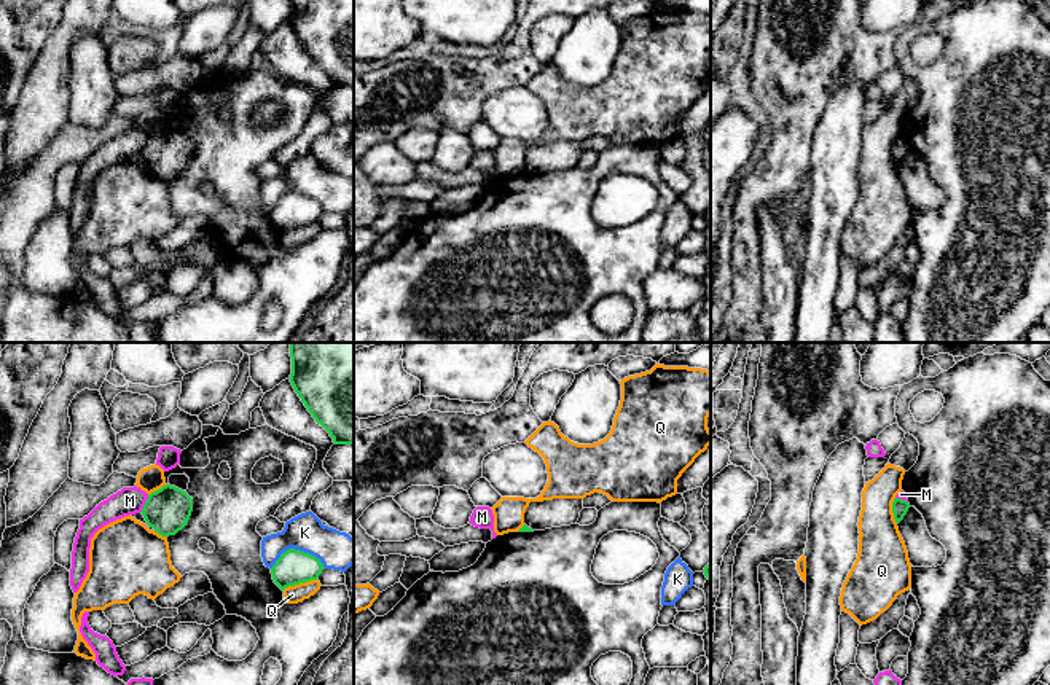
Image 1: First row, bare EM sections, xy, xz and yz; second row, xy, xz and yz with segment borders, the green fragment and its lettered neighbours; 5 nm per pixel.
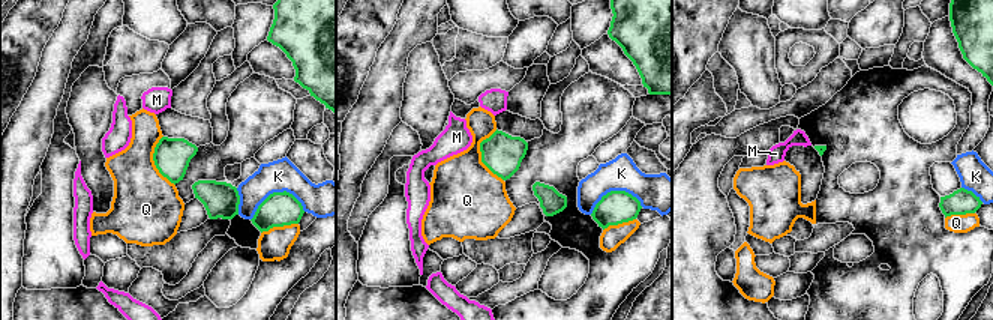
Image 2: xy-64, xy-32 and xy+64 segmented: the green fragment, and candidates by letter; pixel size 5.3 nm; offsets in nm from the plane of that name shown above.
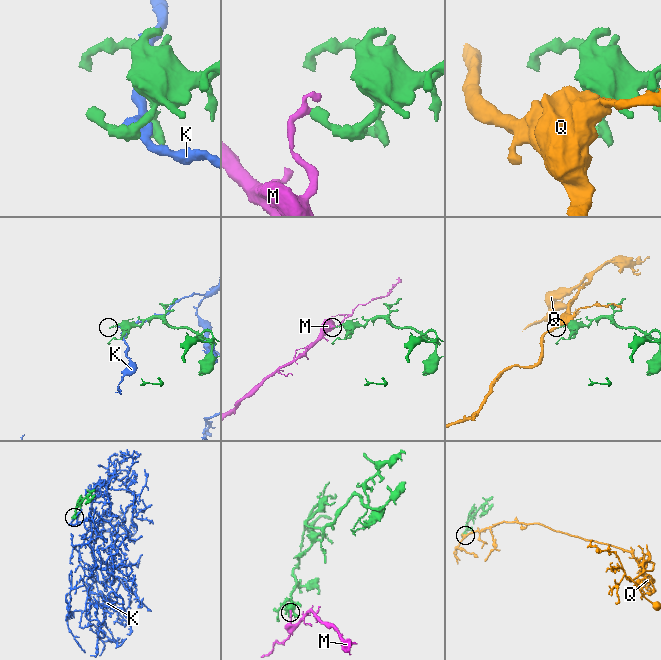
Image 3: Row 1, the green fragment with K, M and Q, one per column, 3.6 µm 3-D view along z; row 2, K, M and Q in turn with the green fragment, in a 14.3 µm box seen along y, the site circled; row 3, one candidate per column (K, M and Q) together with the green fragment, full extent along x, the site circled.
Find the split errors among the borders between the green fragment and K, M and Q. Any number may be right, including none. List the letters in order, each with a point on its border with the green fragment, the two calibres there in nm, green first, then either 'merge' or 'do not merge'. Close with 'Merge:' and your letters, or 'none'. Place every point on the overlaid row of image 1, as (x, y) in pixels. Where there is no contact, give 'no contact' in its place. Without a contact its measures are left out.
K: contact xy (298, 550); calibres 170 and 190 nm; do not merge
M: contact xy (145, 504); calibres 220 and 140 nm; do not merge
Q: contact xy (298, 583); calibres 170 and 90 nm; do not merge
Merge: none

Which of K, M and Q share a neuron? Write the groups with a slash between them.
K / M / Q

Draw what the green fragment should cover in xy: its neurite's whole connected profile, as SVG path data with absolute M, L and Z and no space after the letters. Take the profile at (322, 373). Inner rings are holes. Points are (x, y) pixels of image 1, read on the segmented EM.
M290 342L290 382L335 444L354 444L354 342Z

